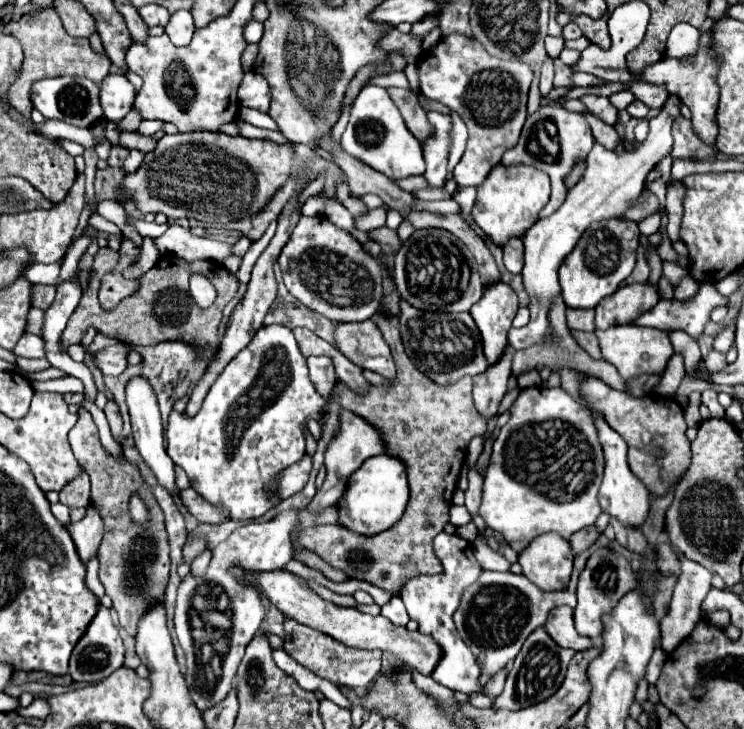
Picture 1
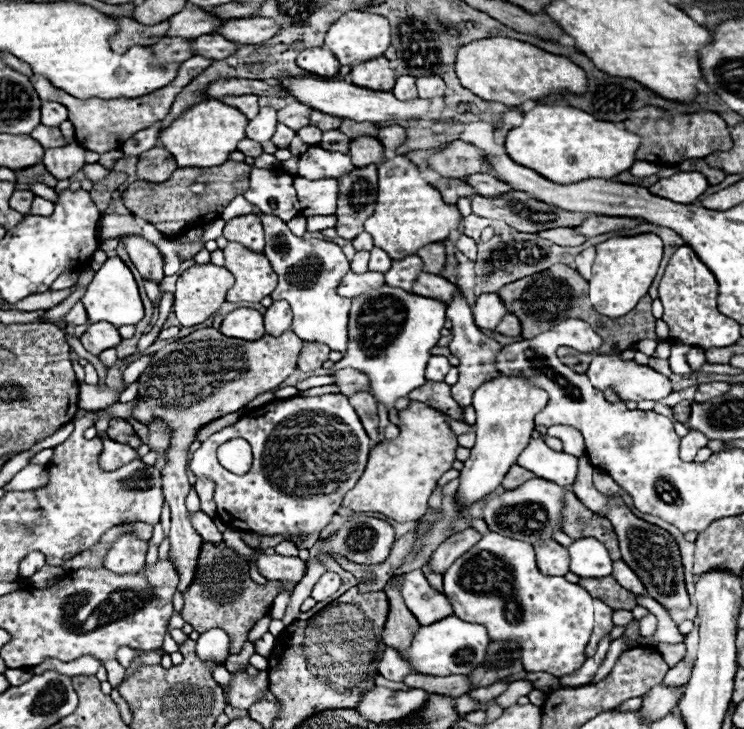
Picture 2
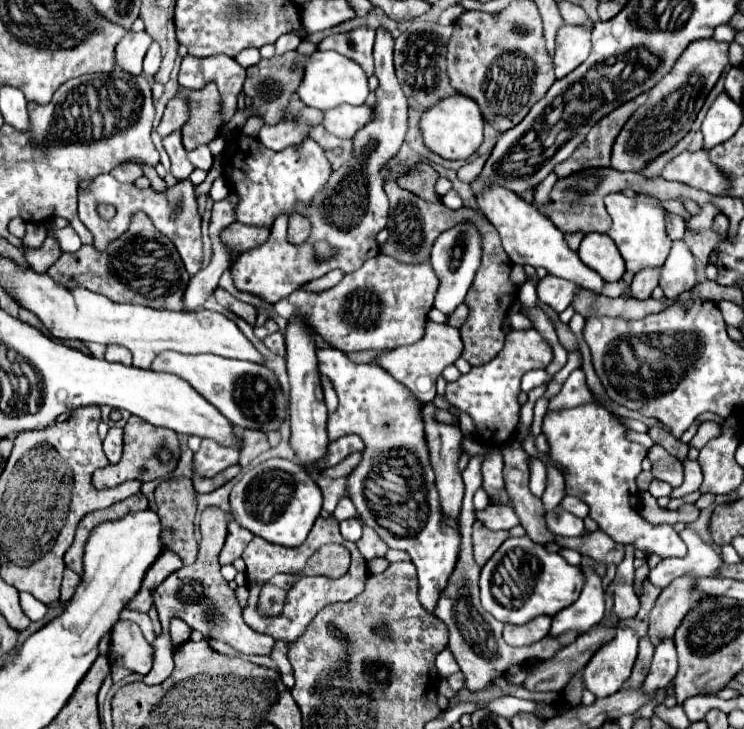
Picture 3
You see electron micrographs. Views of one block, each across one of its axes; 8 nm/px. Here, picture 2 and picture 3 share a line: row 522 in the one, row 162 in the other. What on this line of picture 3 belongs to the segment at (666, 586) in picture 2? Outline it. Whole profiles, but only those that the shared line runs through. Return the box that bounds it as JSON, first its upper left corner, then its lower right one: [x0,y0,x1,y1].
[612,40,728,172]

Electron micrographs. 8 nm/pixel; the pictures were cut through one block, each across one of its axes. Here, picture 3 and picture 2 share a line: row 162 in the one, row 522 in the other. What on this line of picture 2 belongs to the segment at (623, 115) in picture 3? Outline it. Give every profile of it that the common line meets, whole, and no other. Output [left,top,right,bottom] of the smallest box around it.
[560,492,622,560]

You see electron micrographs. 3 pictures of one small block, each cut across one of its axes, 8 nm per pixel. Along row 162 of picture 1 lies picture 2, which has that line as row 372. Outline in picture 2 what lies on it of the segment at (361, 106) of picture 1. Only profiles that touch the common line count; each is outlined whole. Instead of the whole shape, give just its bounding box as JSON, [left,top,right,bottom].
[332,284,446,408]

